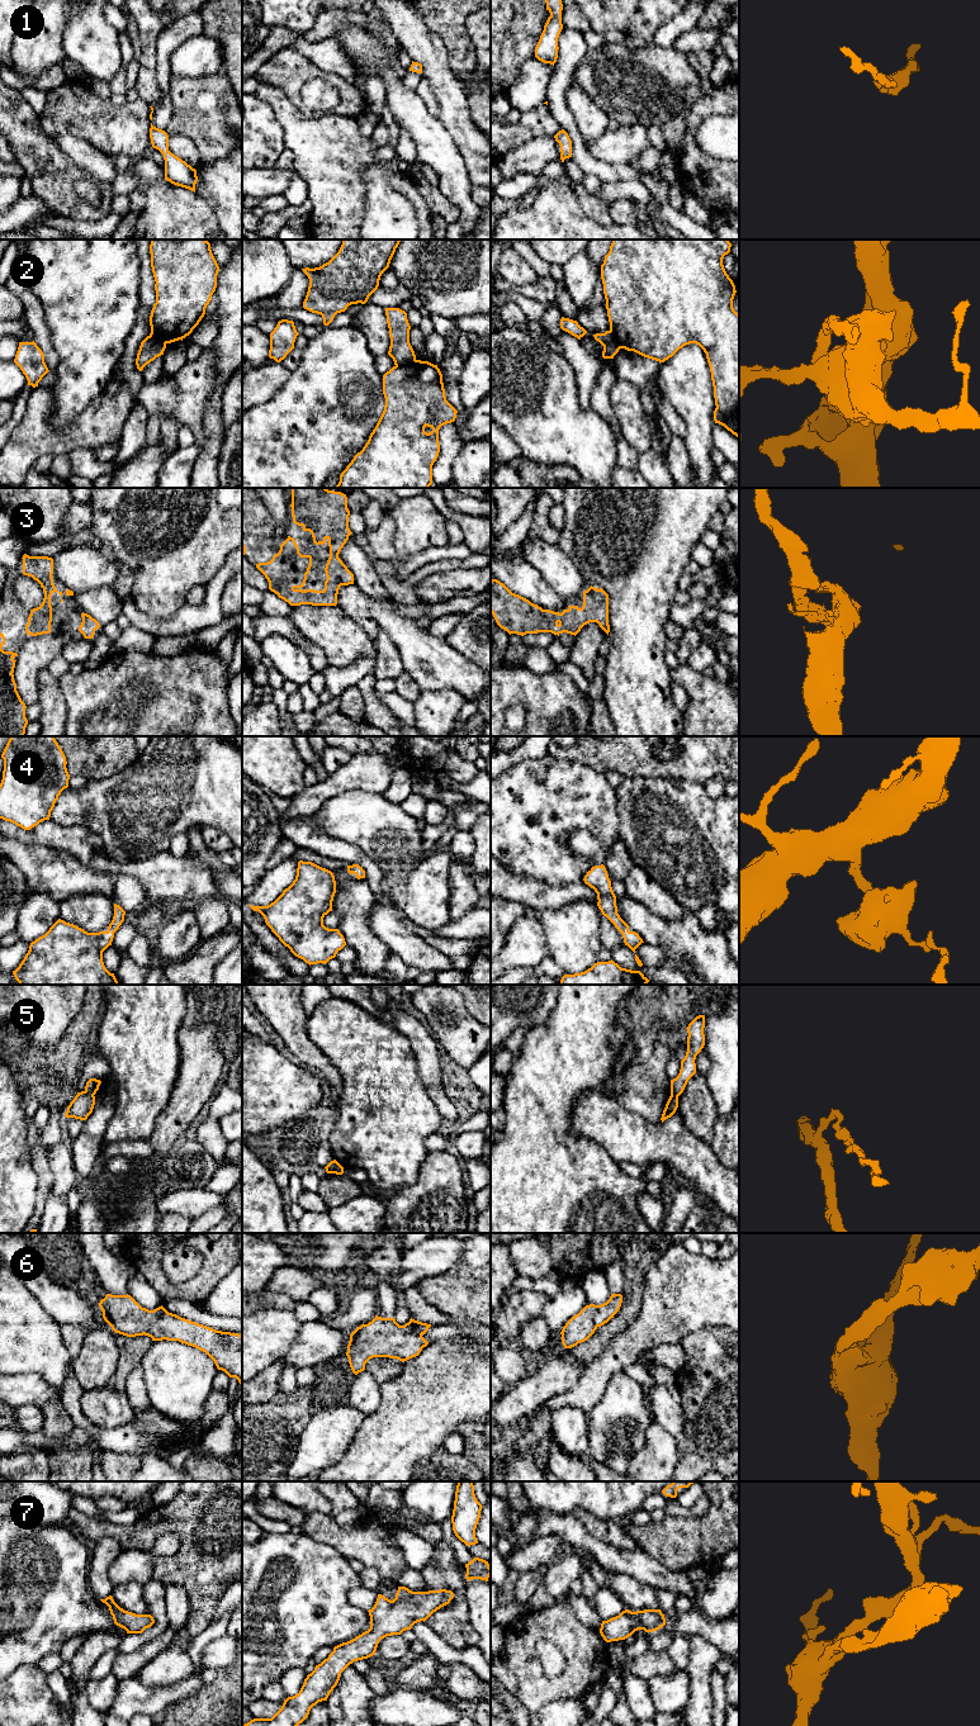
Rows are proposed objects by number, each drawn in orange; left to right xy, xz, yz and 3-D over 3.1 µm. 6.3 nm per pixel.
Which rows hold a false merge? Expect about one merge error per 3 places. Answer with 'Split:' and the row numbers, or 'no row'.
Split: 2, 5

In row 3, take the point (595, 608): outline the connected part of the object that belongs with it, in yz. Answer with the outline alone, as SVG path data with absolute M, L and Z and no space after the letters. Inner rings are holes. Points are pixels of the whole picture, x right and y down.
M497 579L491 580L491 613L497 625L511 634L526 635L538 632L563 632L577 635L581 629L597 622L609 635L609 594L602 589L590 587L583 592L583 606L568 606L562 613L543 610L529 599L512 593Z

